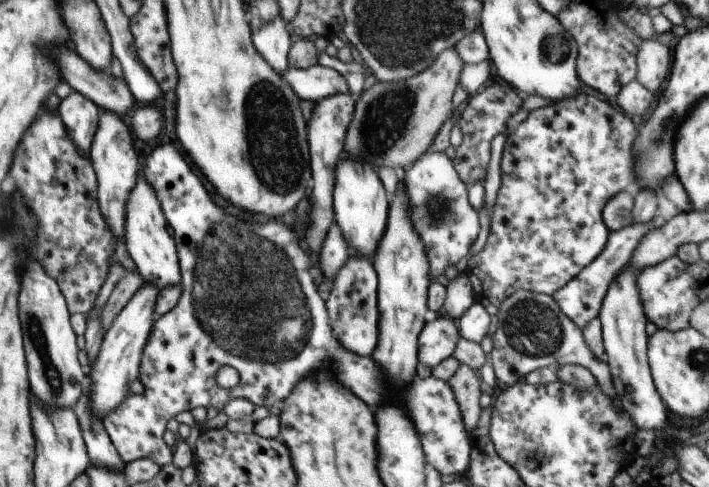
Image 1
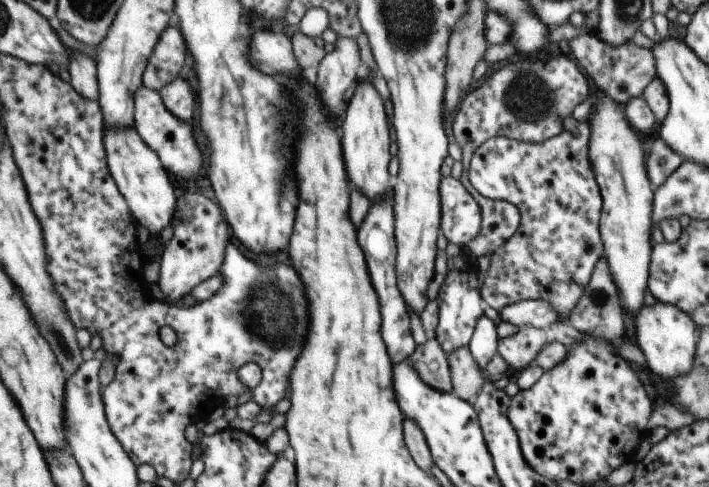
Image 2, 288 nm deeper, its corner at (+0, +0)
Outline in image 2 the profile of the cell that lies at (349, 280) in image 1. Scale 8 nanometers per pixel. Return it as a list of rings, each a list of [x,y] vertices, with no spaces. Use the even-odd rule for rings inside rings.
[[[393,196],[387,202],[373,202],[367,216],[359,226],[359,246],[363,246],[363,254],[367,254],[367,270],[371,270],[371,282],[375,282],[375,294],[379,294],[379,302],[383,302],[383,342],[387,342],[387,354],[391,354],[391,362],[407,360],[415,350],[411,332],[409,332],[409,316],[407,302],[399,290],[399,280],[395,284],[395,254],[397,244],[393,242],[395,234],[395,214],[393,214]]]

